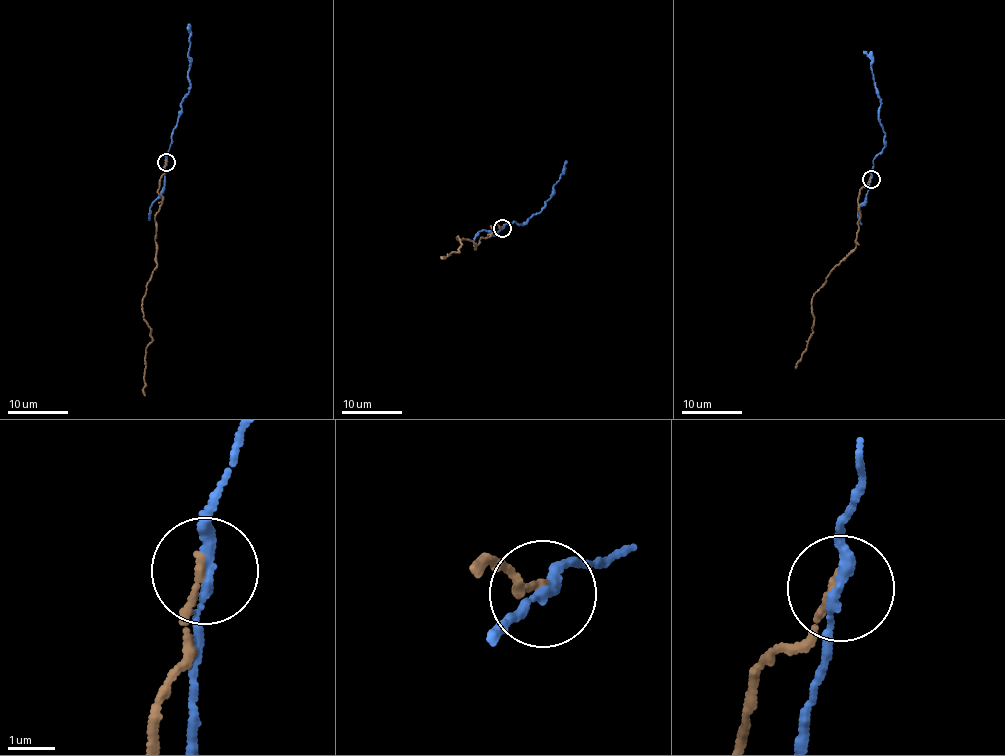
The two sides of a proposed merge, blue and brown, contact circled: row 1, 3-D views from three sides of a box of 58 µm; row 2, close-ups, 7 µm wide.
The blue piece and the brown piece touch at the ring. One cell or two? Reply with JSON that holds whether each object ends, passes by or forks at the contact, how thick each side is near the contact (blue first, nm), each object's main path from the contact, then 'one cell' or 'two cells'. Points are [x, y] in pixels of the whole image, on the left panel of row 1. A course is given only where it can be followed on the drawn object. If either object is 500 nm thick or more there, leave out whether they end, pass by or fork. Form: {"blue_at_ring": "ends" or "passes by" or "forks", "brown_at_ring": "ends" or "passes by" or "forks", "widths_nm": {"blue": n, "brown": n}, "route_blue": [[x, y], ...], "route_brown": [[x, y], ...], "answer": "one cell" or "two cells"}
{"blue_at_ring": "passes by", "brown_at_ring": "ends", "widths_nm": {"blue": 200, "brown": 150}, "route_blue": [[166, 161], [180, 102], [189, 86], [188, 27]], "route_brown": [[165, 162], [157, 191], [162, 204], [154, 216], [156, 267], [143, 300], [151, 339], [146, 347], [145, 396]], "answer": "two cells"}

